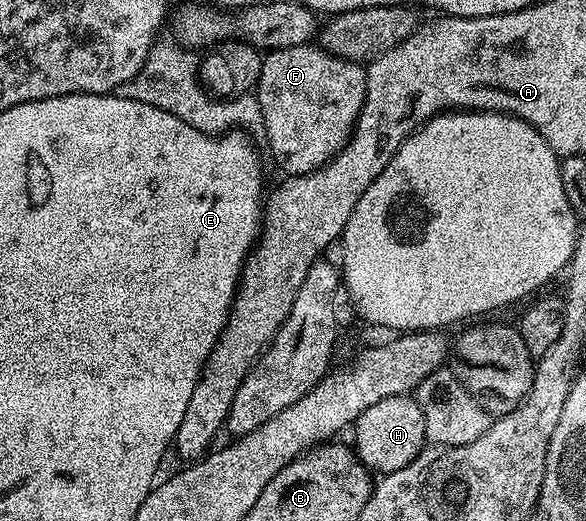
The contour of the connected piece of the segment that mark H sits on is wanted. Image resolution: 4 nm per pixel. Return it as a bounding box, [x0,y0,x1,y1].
[351,394,427,475]

